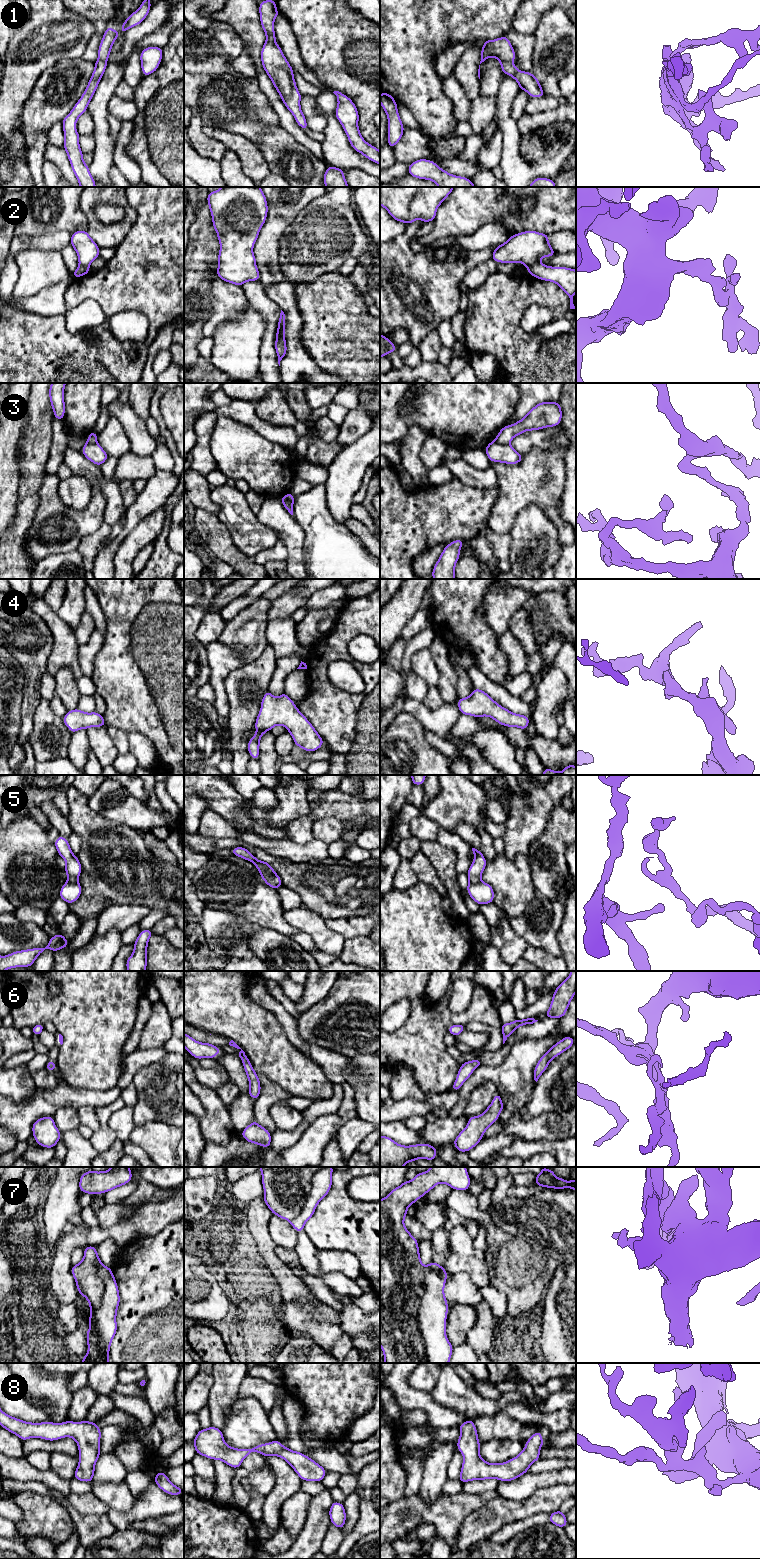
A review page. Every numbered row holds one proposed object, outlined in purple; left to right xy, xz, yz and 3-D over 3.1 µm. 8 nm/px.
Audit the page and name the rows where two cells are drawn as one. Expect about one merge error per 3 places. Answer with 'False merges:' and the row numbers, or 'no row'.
False merges: 2, 3, 7

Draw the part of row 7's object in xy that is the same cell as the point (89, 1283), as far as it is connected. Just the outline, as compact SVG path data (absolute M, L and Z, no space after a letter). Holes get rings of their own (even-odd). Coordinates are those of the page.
M95 1246L84 1248L82 1261L71 1268L71 1273L75 1279L78 1293L84 1296L89 1303L90 1329L85 1331L87 1336L88 1351L82 1357L81 1363L109 1363L109 1359L104 1354L100 1344L96 1329L96 1317L94 1311L100 1306L101 1298L104 1293L104 1282L98 1273L99 1256Z

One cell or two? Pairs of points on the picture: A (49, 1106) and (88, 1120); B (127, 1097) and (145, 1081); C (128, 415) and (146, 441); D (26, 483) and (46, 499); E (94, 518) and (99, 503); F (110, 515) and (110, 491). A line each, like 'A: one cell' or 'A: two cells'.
A: two cells
B: two cells
C: one cell
D: two cells
E: one cell
F: one cell

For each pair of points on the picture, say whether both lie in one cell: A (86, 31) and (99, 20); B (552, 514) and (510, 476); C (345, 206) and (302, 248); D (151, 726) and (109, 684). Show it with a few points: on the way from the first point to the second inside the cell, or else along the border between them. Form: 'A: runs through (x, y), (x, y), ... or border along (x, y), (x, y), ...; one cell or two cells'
A: border along (73, 11), (85, 17), (93, 25), (95, 32); two cells
B: runs through (545, 503), (526, 484), (521, 484); one cell
C: runs through (334, 217), (313, 238); one cell
D: runs through (141, 716), (119, 694); one cell

